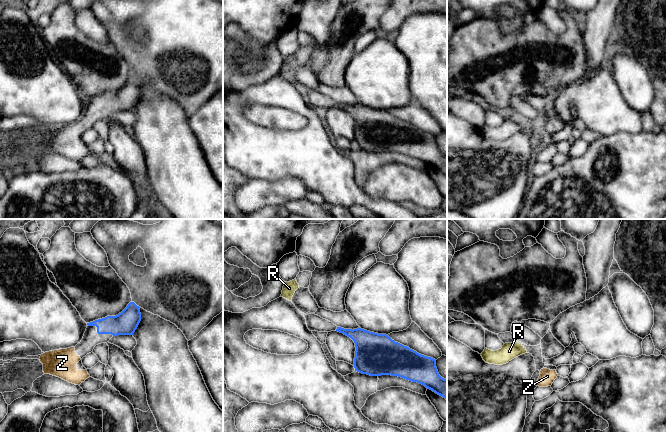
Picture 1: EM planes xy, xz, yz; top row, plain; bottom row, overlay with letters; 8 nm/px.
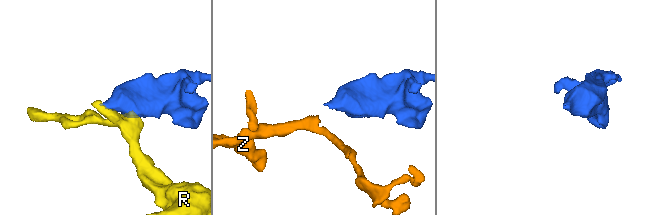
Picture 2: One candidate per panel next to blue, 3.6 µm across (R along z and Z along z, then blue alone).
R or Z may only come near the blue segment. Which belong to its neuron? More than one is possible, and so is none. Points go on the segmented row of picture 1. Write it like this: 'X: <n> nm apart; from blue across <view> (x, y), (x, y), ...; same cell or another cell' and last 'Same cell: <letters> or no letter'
R: 440 nm apart; from blue across xz (337, 327), (291, 299); another cell
Z: 200 nm apart; from blue across xy (88, 325), (74, 347); same cell
Same cell: Z

